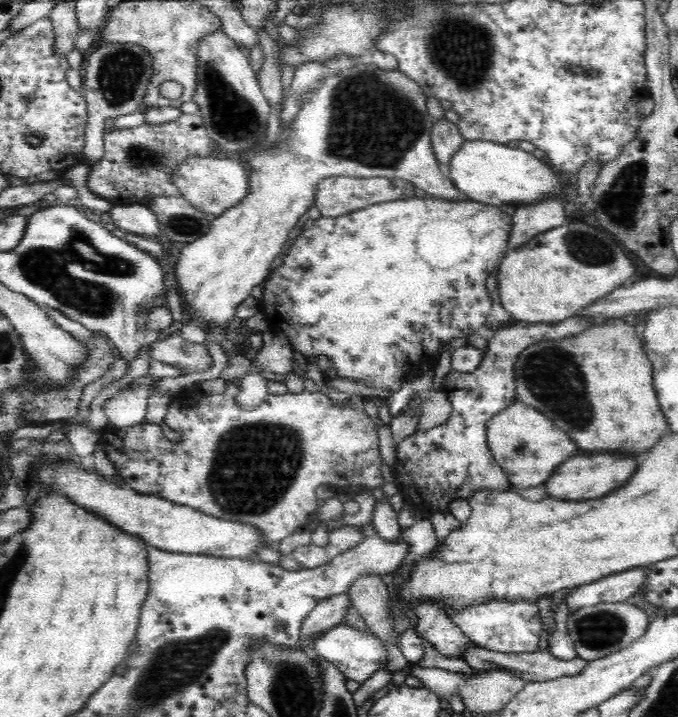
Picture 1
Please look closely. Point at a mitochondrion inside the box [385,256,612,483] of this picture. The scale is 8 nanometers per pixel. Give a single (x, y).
(545, 372)

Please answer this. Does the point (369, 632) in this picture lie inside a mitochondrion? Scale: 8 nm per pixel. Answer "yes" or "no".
no

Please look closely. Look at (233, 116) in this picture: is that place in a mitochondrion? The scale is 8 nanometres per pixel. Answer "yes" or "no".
yes

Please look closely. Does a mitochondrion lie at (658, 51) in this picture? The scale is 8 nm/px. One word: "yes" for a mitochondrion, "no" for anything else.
no

